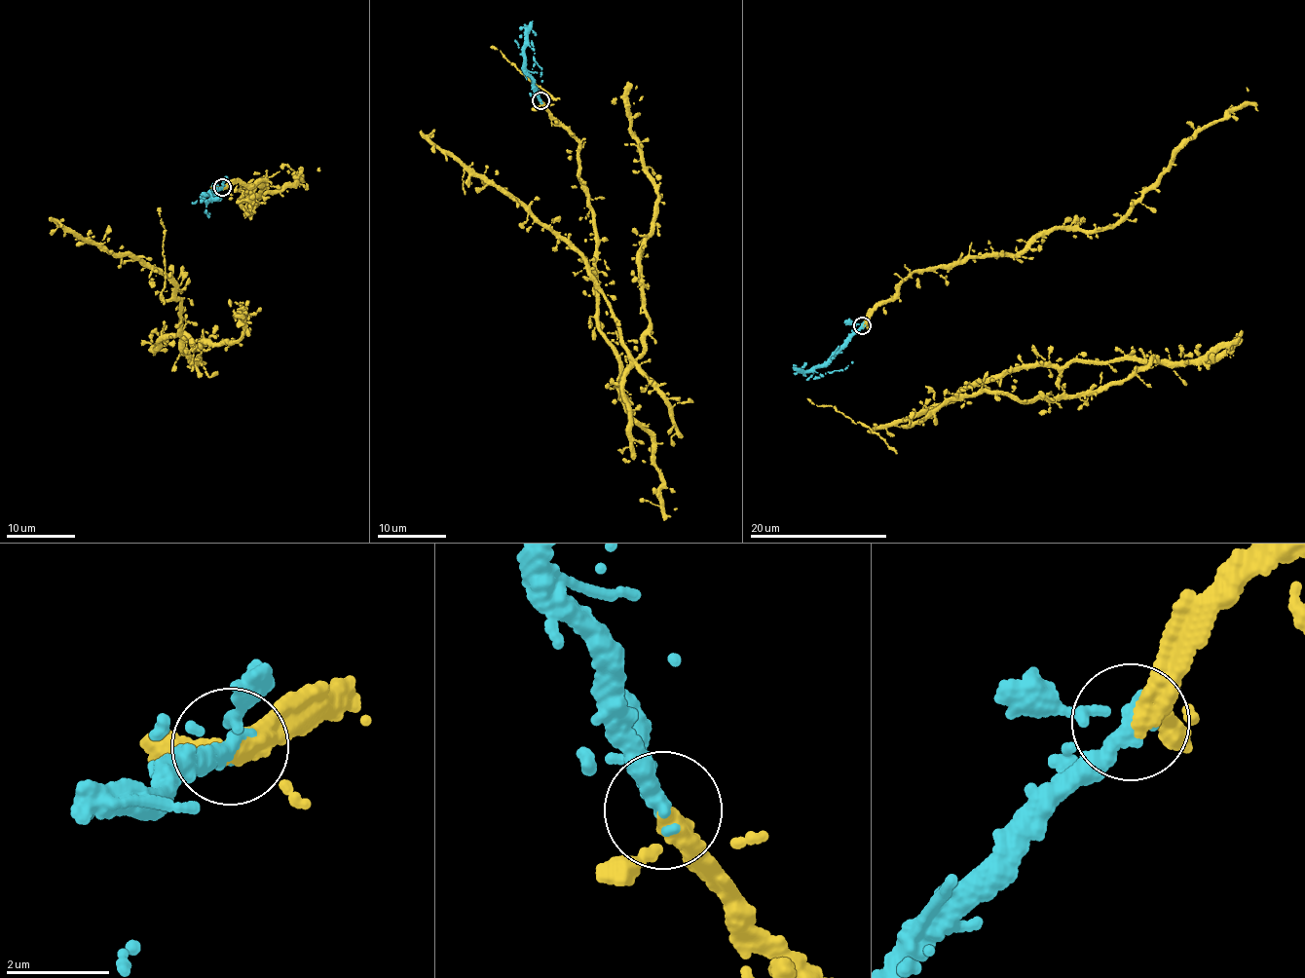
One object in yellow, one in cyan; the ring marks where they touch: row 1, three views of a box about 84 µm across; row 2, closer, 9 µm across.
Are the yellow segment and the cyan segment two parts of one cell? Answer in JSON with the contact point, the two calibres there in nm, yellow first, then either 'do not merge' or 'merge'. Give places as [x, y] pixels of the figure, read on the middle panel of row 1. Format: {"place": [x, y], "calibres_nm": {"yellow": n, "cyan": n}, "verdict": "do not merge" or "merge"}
{"place": [540, 100], "calibres_nm": {"yellow": 320, "cyan": 280}, "verdict": "merge"}

